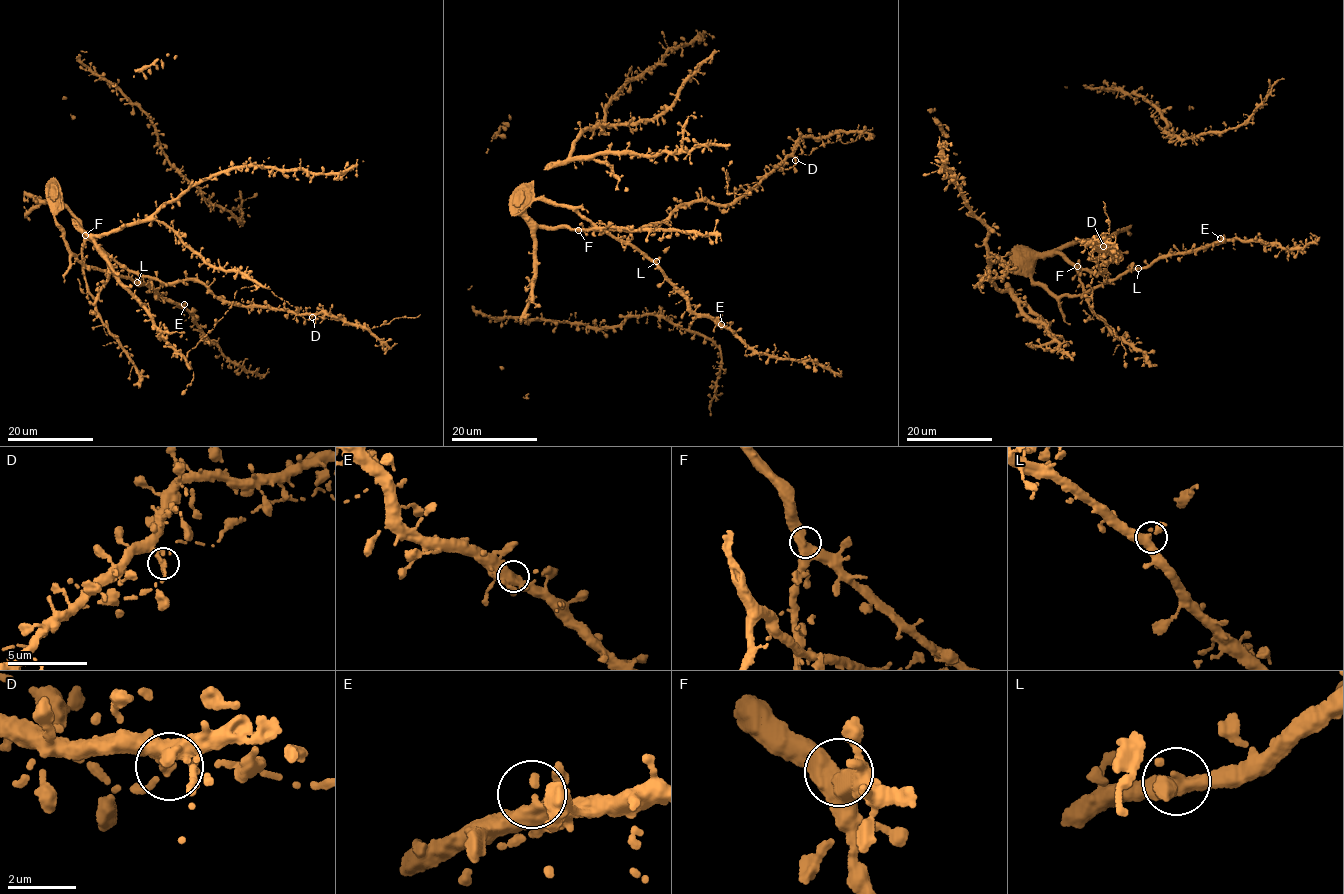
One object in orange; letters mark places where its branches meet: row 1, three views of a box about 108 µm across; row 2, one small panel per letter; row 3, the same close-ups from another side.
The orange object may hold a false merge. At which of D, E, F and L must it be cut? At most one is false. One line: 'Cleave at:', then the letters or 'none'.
Cleave at: none

